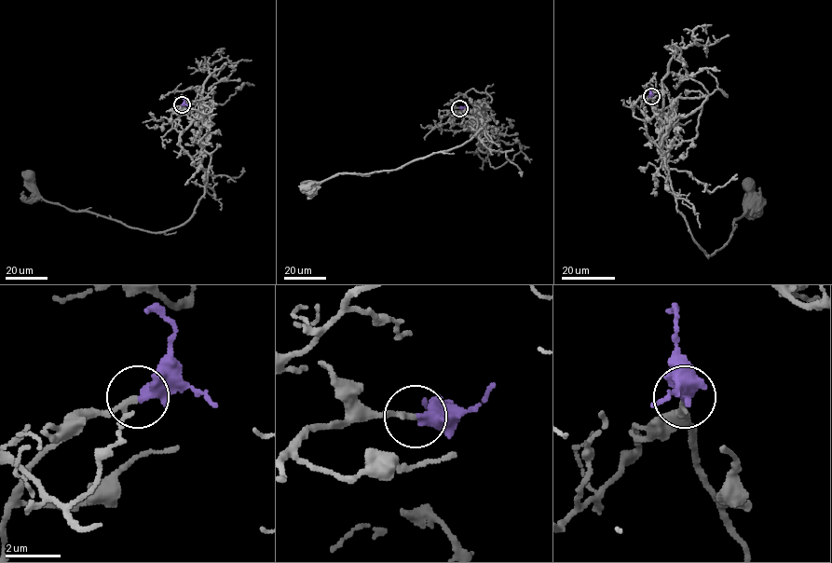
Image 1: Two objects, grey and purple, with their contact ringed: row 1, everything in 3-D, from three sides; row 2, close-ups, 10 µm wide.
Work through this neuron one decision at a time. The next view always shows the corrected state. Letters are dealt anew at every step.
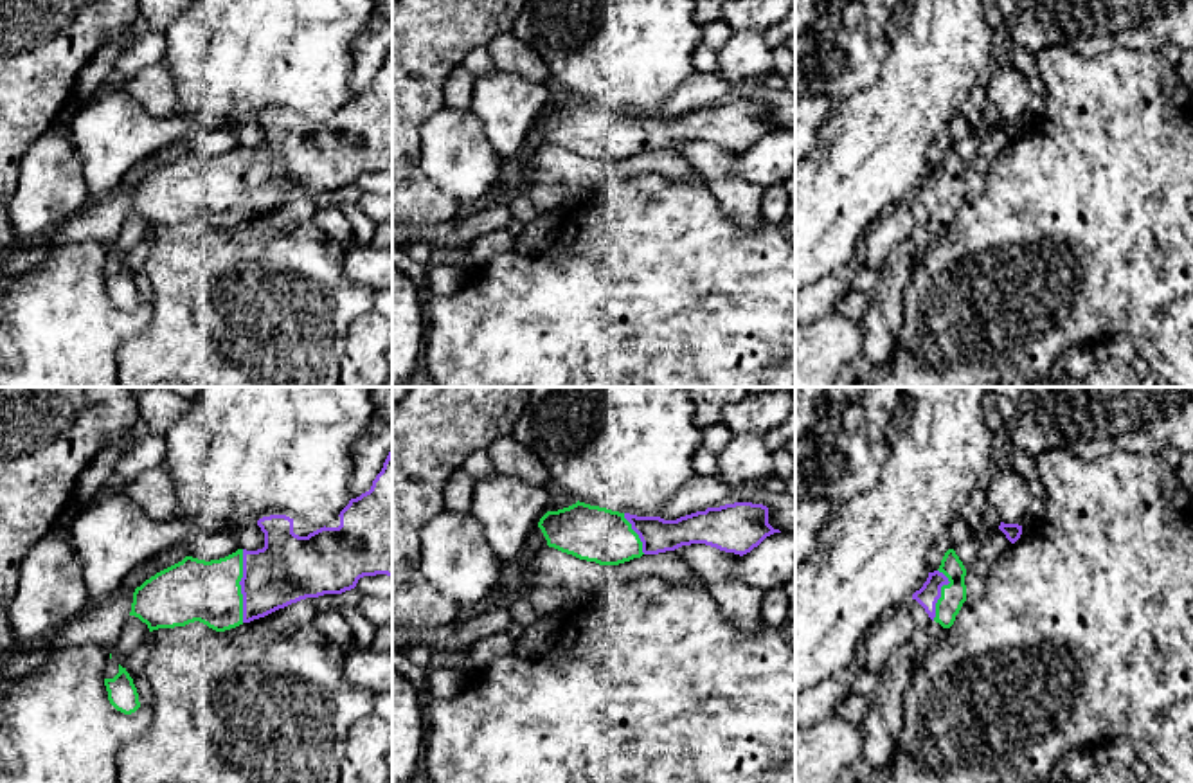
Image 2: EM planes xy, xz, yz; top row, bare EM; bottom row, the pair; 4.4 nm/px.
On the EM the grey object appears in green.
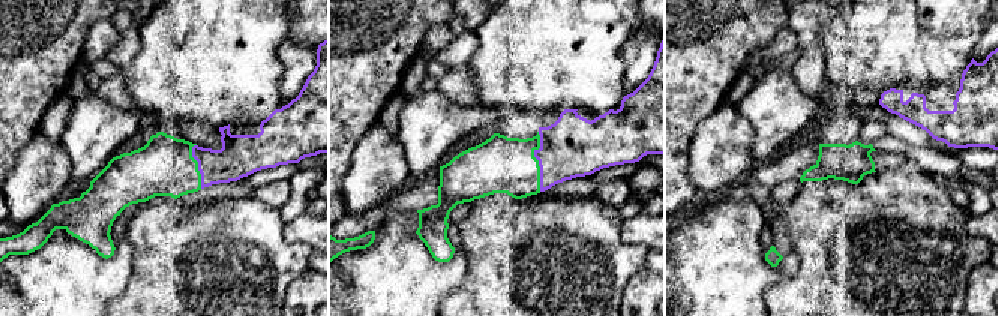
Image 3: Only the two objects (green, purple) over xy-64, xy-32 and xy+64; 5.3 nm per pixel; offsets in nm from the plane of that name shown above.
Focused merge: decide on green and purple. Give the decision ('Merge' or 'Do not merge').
Merge

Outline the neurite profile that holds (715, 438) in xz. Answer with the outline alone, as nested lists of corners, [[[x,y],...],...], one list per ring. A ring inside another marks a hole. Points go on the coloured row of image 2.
[[[722,423],[704,428],[702,445],[691,459],[695,475],[718,479],[718,457],[732,437]]]

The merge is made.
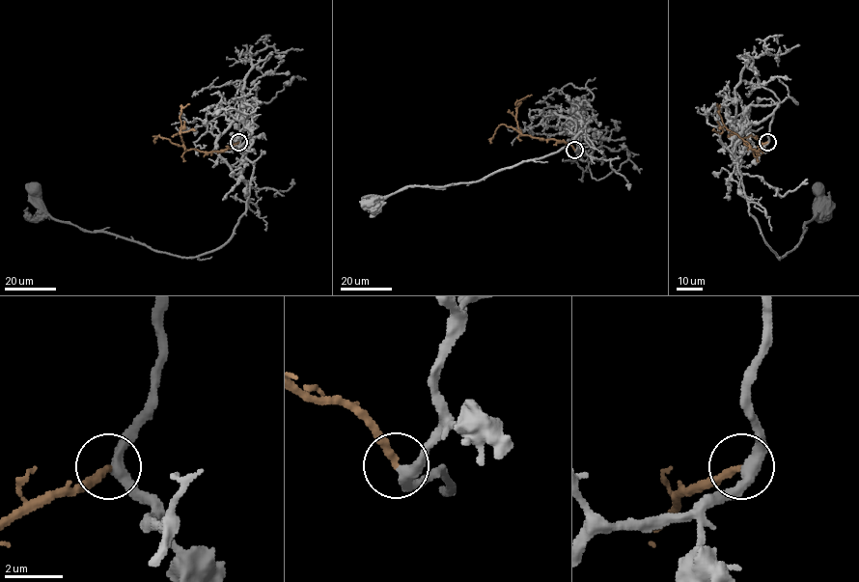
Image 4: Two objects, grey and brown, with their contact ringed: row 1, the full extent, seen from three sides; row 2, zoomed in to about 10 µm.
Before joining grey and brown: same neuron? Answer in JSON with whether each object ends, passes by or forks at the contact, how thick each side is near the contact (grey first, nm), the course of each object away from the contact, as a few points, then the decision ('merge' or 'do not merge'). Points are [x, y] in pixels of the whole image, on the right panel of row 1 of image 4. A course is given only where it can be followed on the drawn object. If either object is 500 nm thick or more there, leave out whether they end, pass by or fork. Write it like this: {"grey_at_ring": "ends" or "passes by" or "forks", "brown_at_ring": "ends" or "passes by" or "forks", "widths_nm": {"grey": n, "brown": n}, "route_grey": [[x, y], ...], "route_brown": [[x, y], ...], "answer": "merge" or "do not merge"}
{"grey_at_ring": "passes by", "brown_at_ring": "ends", "widths_nm": {"grey": 360, "brown": 260}, "route_grey": [[767, 142], [738, 158], [737, 172], [749, 211], [778, 258], [800, 242], [803, 225], [816, 213], [817, 189]], "route_brown": [[767, 142], [757, 152], [725, 126], [720, 134], [712, 130]], "answer": "do not merge"}

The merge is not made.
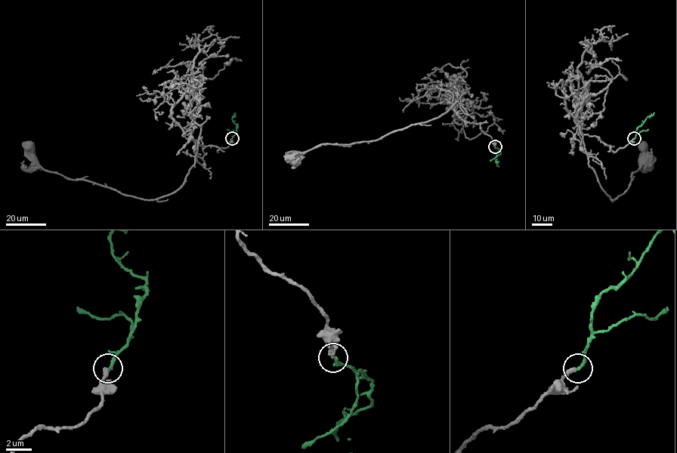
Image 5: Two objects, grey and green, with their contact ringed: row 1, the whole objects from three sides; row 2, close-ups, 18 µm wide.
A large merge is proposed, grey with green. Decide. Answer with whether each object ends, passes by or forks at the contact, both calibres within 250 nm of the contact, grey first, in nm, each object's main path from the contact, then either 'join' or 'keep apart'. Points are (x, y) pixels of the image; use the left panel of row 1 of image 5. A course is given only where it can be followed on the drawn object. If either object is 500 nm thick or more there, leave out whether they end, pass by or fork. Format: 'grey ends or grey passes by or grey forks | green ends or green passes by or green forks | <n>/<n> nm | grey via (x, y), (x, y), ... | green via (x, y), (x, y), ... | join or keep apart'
grey ends | green ends | 380/260 nm | grey via (231, 139), (217, 152), (197, 144), (193, 124), (195, 164), (151, 200), (44, 170), (29, 146) | green via (231, 139), (237, 127), (232, 118), (236, 114) | join

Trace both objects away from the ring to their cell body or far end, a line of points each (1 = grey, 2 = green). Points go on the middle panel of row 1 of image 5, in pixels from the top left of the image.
1: (494, 146), (481, 123), (455, 111), (452, 93), (462, 92), (429, 121), (292, 155)
2: (494, 146), (500, 151), (495, 158), (499, 166)

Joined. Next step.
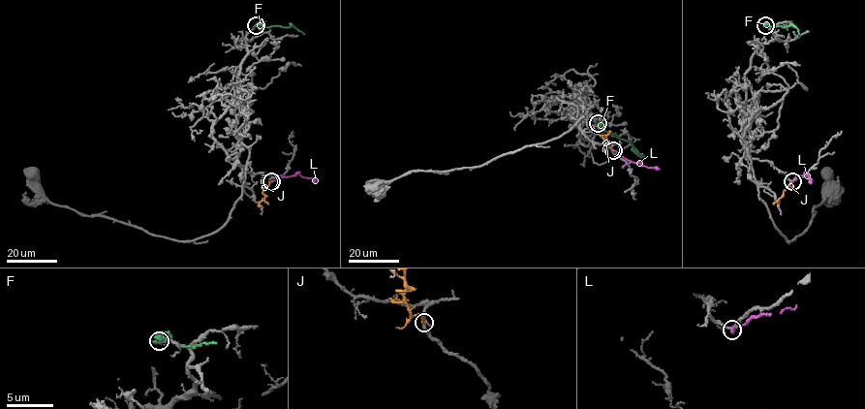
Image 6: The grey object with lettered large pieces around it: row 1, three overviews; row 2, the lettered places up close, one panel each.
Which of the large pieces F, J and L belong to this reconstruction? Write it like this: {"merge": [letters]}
{"merge": []}

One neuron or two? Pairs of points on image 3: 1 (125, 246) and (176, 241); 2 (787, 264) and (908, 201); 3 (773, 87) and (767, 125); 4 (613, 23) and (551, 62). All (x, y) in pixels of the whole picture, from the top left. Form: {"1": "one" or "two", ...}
{"1": "two", "2": "two", "3": "one", "4": "one"}

